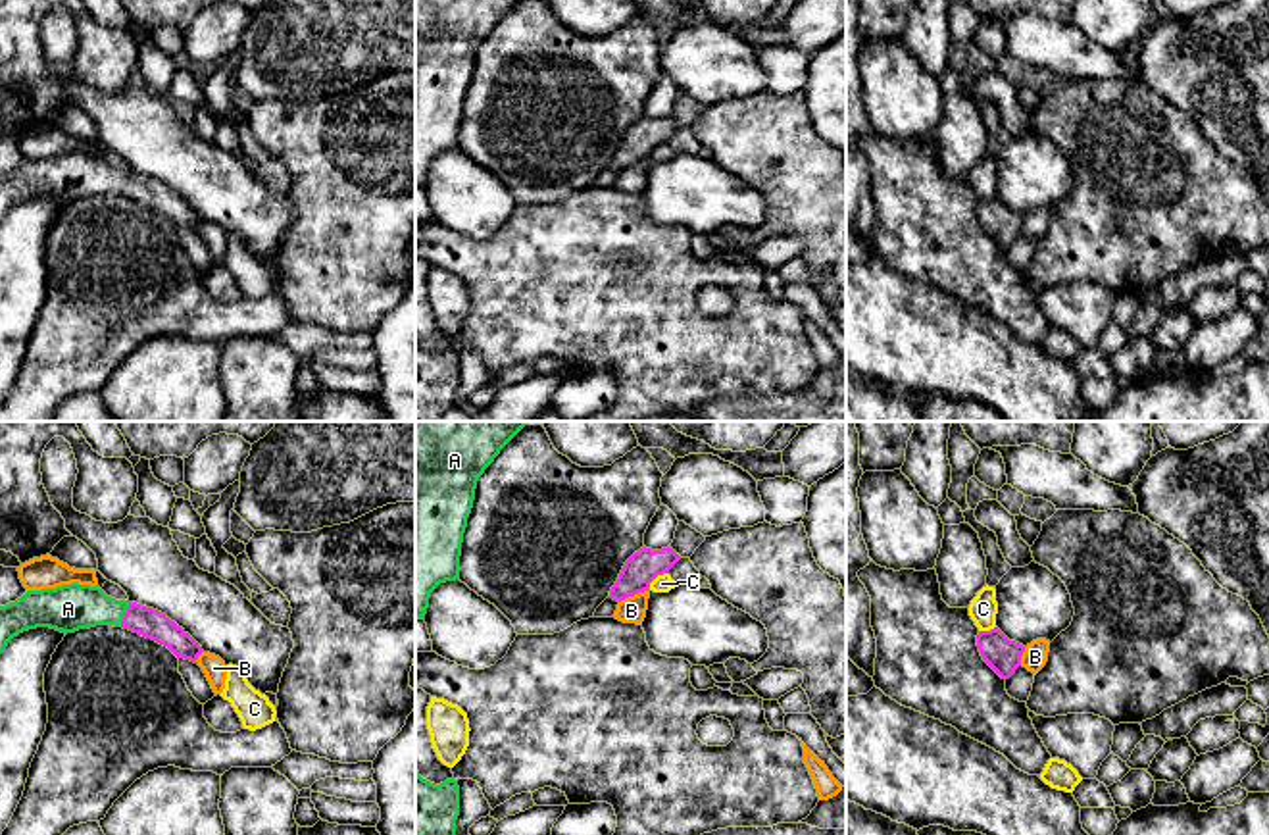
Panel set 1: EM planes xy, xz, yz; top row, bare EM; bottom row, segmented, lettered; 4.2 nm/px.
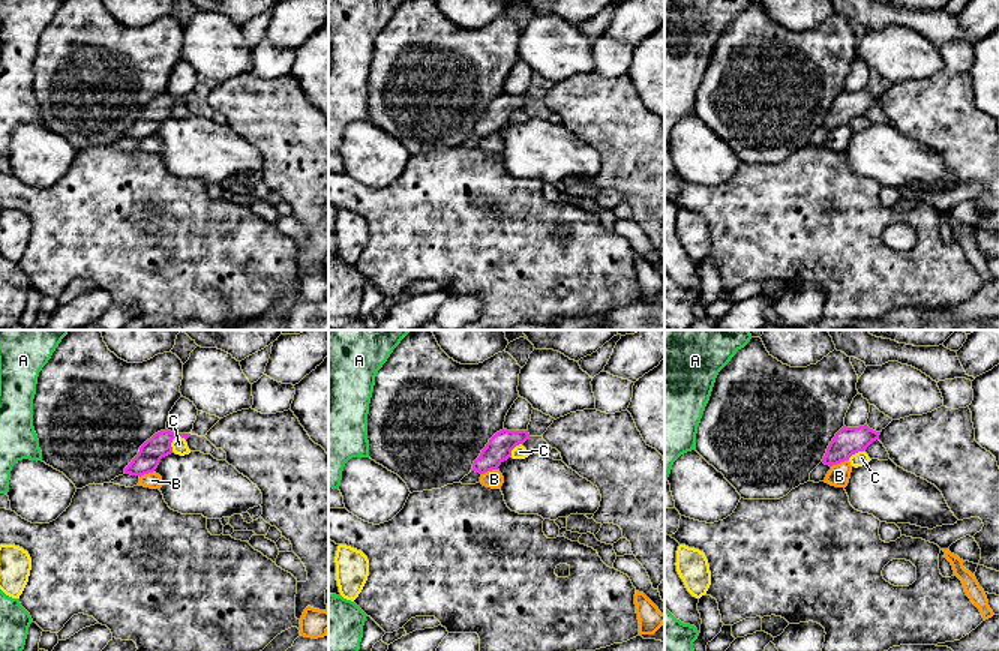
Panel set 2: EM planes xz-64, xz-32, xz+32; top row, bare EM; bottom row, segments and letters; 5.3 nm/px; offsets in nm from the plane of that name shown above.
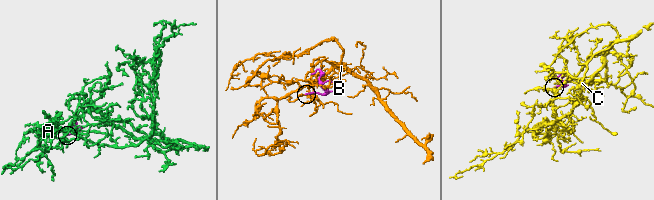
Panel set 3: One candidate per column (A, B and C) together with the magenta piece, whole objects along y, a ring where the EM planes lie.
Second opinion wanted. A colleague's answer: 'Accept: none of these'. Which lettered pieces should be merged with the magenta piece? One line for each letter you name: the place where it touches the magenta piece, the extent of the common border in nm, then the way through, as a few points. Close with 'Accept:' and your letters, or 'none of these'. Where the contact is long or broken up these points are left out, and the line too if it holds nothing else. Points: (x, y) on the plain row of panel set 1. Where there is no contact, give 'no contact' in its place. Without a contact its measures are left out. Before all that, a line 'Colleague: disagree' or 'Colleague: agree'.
Colleague: disagree
A: xy (125, 183) | 110 nm | across xy (147, 191), (125, 183), (99, 177), (68, 177)
Accept: A

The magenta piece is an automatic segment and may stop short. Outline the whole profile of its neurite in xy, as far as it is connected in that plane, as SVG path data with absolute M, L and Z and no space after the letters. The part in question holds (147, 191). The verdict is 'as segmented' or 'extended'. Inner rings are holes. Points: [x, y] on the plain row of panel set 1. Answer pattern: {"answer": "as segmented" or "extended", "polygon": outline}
{"answer": "extended", "polygon": "M62 154L27 160L15 171L0 175L0 223L23 200L50 196L75 202L96 194L123 196L167 215L177 227L198 233L202 215L165 183L129 169L115 169L100 156Z"}

